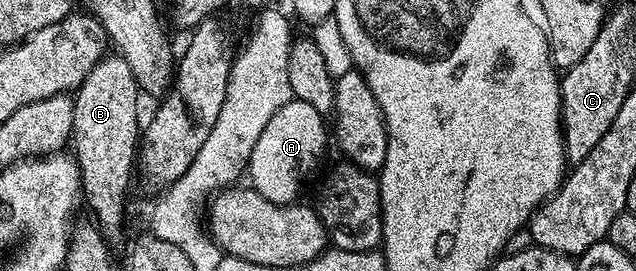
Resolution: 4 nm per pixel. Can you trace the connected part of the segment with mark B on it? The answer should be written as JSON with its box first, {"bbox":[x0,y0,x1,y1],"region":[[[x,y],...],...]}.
{"bbox":[72,55,140,239],"region":[[[119,55],[101,57],[73,94],[72,156],[82,176],[84,205],[94,212],[97,228],[110,239],[122,233],[130,172],[133,174],[136,169],[140,144],[138,97],[138,83],[128,63]]]}

